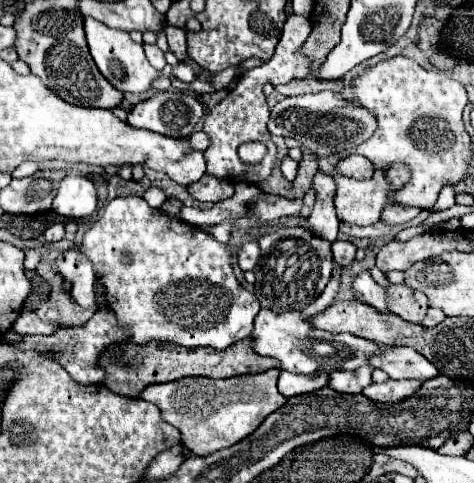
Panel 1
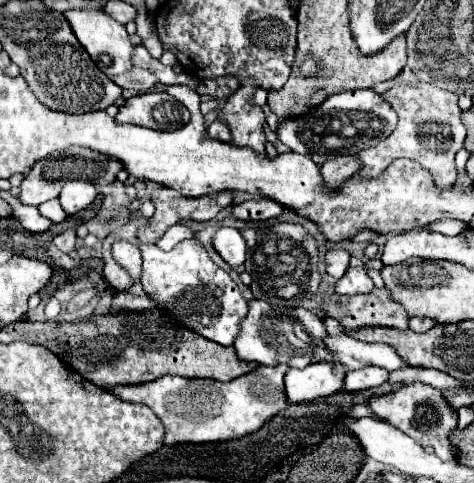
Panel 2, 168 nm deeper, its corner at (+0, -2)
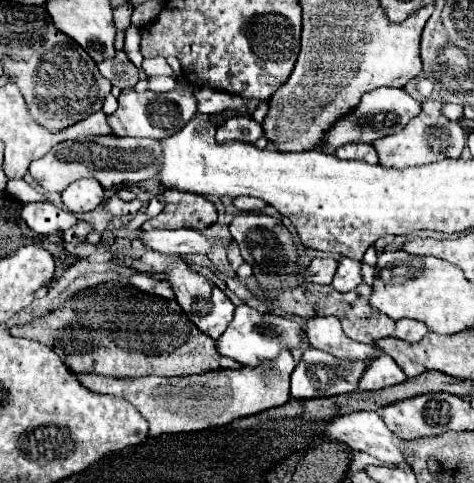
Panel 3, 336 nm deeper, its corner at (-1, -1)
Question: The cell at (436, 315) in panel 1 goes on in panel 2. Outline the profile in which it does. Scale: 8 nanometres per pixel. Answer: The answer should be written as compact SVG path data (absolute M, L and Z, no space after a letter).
M410 318L408 320L408 328L414 332L426 332L434 326L434 322L430 318Z

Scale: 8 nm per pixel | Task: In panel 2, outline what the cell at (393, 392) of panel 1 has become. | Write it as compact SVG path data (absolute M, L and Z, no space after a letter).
M422 382L408 384L408 386L396 390L392 394L372 398L370 408L378 418L384 418L386 422L390 422L396 428L400 428L402 432L406 432L420 446L432 446L440 460L452 460L454 458L452 446L448 444L448 438L456 430L458 412L452 412L452 408L448 408L448 402L444 400L444 394L440 390L436 390L428 384L422 384Z

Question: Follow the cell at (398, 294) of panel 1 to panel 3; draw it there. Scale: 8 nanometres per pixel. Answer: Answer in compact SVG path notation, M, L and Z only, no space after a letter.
M223 275L223 281L231 287L231 291L235 291L235 295L237 295L239 299L243 299L247 305L259 309L261 313L269 311L269 307L275 305L275 307L281 307L281 309L293 313L293 315L307 317L307 319L309 319L309 317L317 317L317 315L335 315L335 317L341 319L343 331L345 331L351 339L361 341L361 343L373 343L373 341L377 341L377 339L391 337L391 335L395 333L395 321L389 319L385 313L381 313L381 311L377 311L375 307L369 305L369 297L371 297L371 293L373 293L373 287L369 287L369 285L365 285L365 283L361 283L361 287L355 287L353 291L347 291L347 293L339 293L339 291L335 291L331 285L315 285L315 283L311 283L311 285L305 285L305 287L285 289L283 293L277 295L275 301L263 303L263 301L259 301L257 297L253 297L247 289L243 289L243 287L237 283L237 279L231 279L231 277L225 277L225 275Z

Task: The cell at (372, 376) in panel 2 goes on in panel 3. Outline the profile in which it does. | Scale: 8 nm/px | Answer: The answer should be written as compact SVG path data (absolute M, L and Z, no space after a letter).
M381 355L367 365L365 373L359 379L359 391L385 389L389 385L401 383L403 379L405 373L399 369L399 365L389 355Z

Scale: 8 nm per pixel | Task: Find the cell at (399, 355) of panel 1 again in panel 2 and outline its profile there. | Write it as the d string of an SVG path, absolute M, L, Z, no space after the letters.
M324 318L324 326L326 326L326 336L324 336L326 350L348 370L360 370L364 366L380 366L392 372L408 366L404 360L400 360L394 348L386 344L360 342L348 336L344 332L344 326L336 318Z

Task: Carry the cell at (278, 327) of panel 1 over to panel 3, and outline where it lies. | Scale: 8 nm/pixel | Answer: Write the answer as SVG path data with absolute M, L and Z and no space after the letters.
M239 305L235 309L235 317L229 323L227 331L221 335L221 341L217 341L217 349L221 355L231 357L239 361L241 365L251 365L257 367L263 361L275 359L283 349L295 351L295 349L305 349L307 339L305 339L305 329L297 319L291 317L281 317L275 313L259 313L257 309L249 305Z

